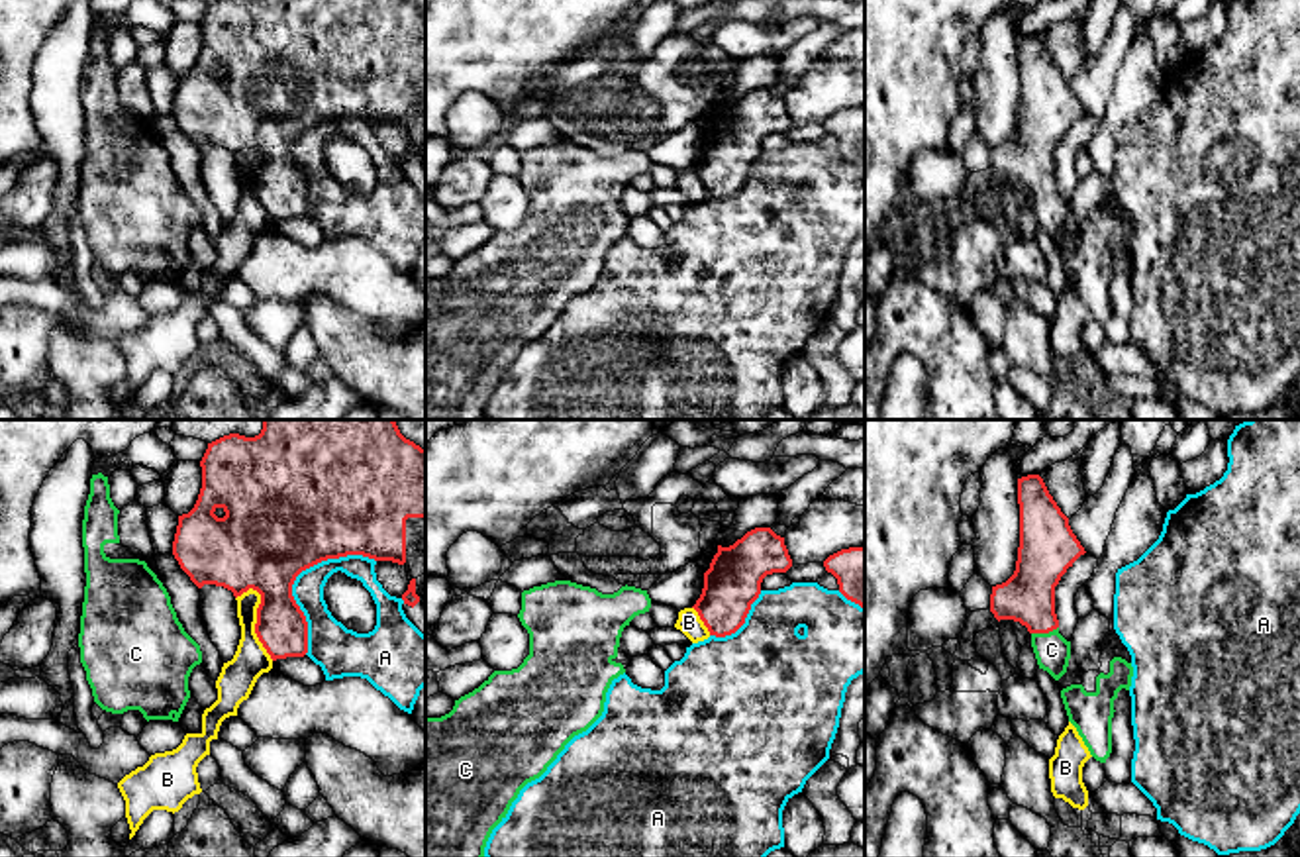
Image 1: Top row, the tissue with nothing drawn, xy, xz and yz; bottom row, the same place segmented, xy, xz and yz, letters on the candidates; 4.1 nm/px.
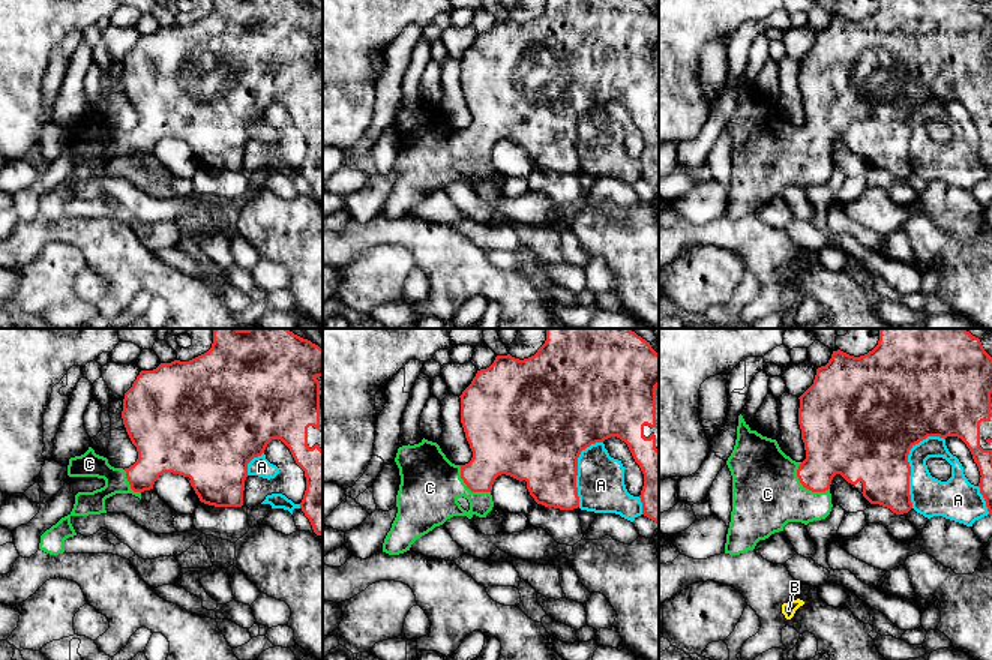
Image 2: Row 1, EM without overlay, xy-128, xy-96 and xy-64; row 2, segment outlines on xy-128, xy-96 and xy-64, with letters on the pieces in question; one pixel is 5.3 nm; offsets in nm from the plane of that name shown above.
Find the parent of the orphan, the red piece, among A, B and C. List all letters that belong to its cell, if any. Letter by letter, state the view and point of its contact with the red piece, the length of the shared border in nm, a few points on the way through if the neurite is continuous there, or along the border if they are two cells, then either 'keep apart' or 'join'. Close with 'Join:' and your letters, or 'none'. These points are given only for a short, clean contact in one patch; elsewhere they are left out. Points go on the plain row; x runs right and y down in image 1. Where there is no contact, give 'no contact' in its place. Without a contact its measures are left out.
A: xy (297, 136) | 480 nm | keep apart
B: xy (257, 183) | 320 nm | keep apart
C: yz (1044, 193) | 120 nm | across yz (1028, 157), (1044, 193), (1051, 210) | join
Join: C

